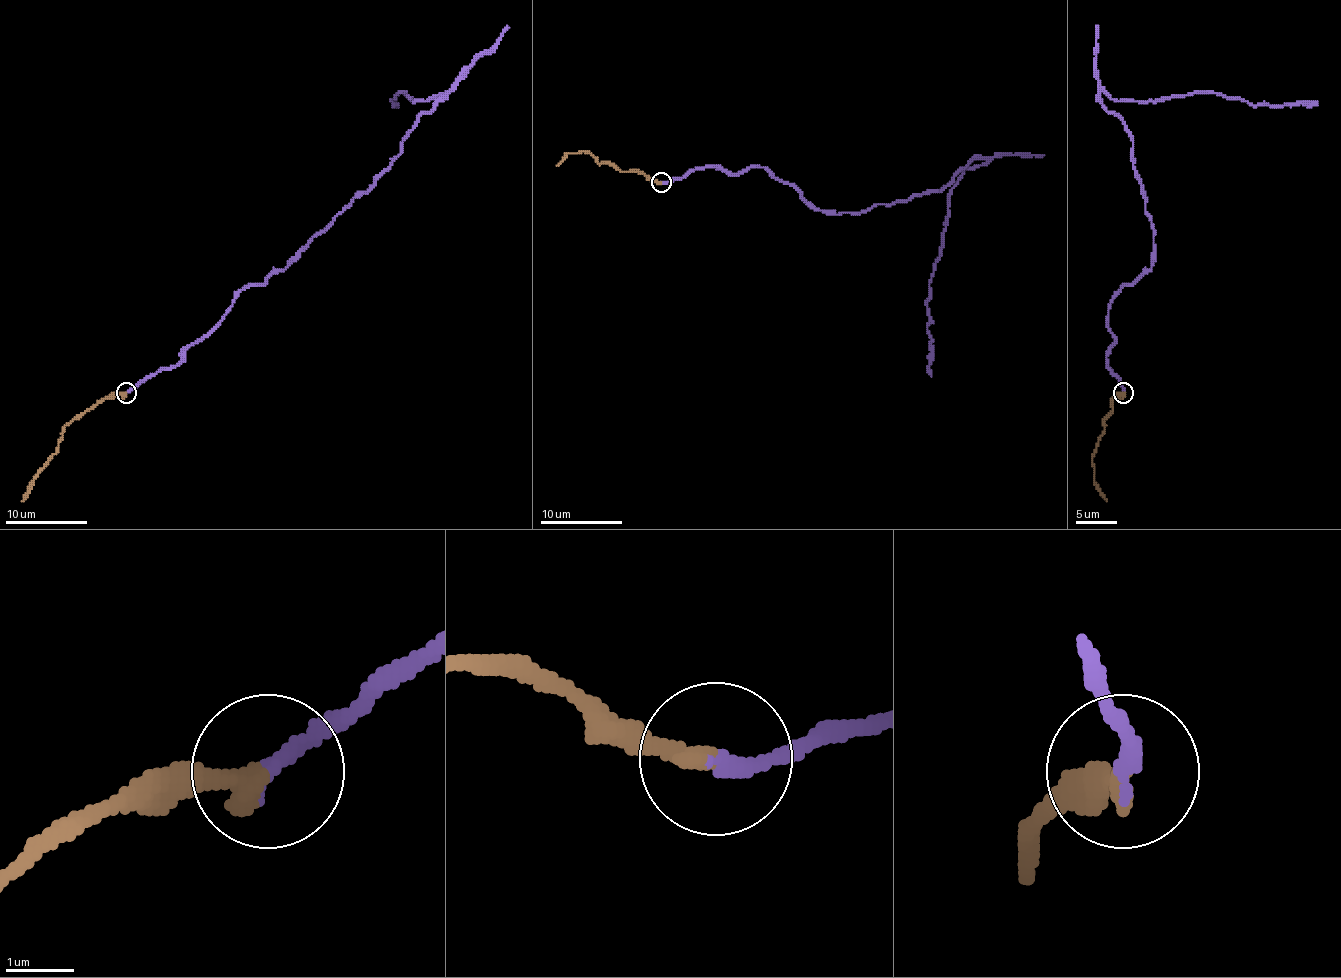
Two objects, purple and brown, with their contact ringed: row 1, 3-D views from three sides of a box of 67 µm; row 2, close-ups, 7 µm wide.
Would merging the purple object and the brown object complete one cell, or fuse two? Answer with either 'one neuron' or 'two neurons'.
two neurons

